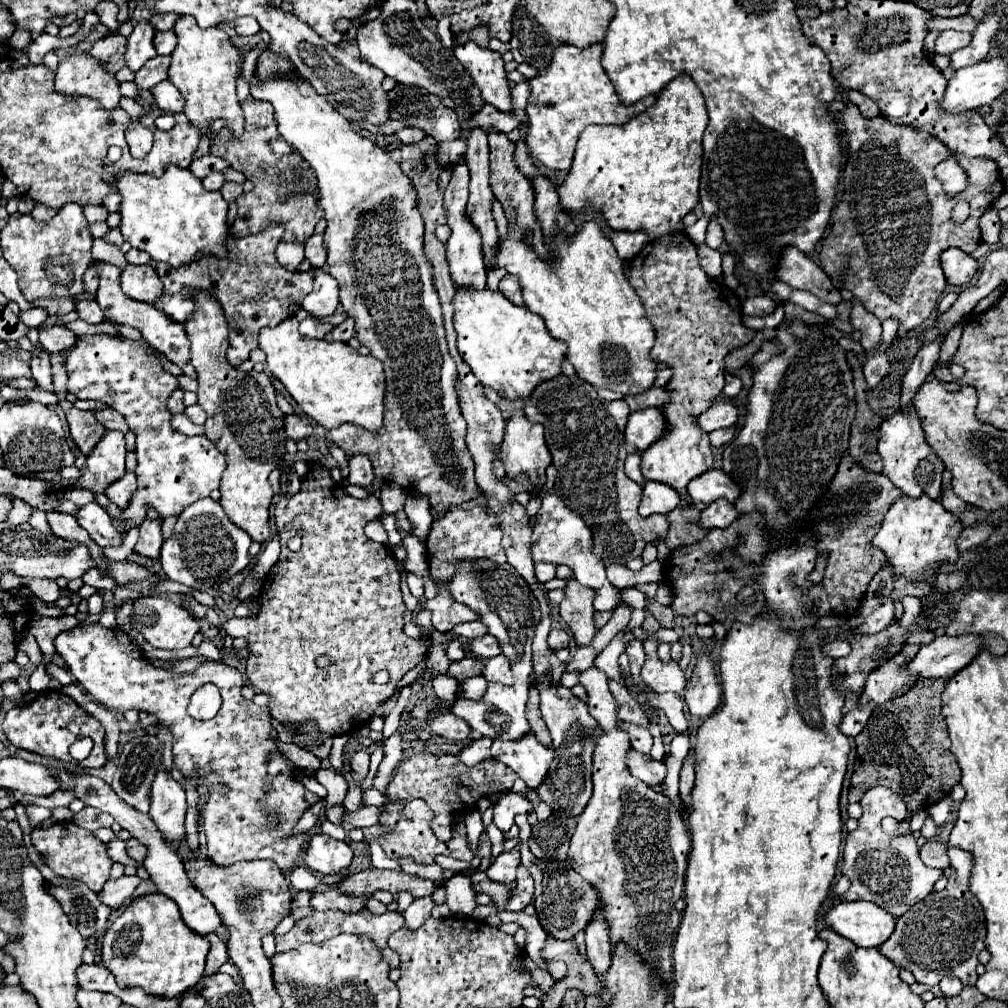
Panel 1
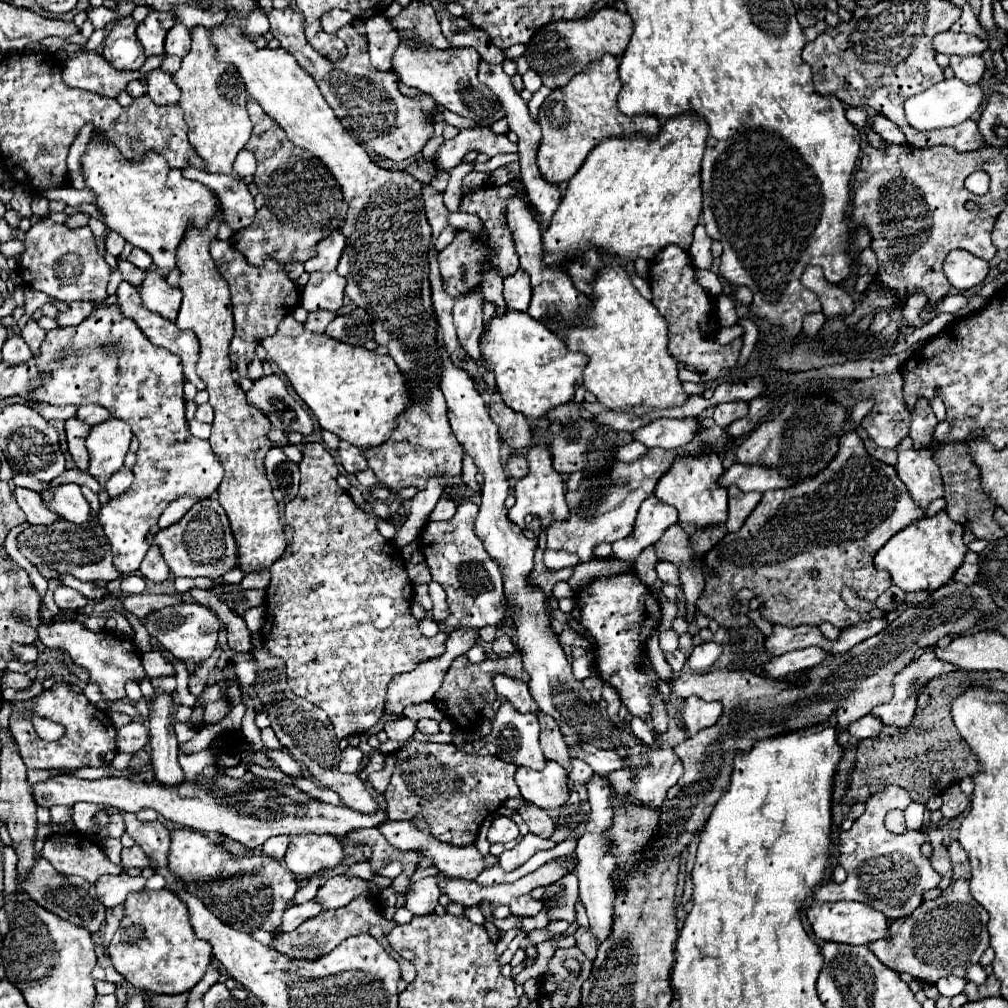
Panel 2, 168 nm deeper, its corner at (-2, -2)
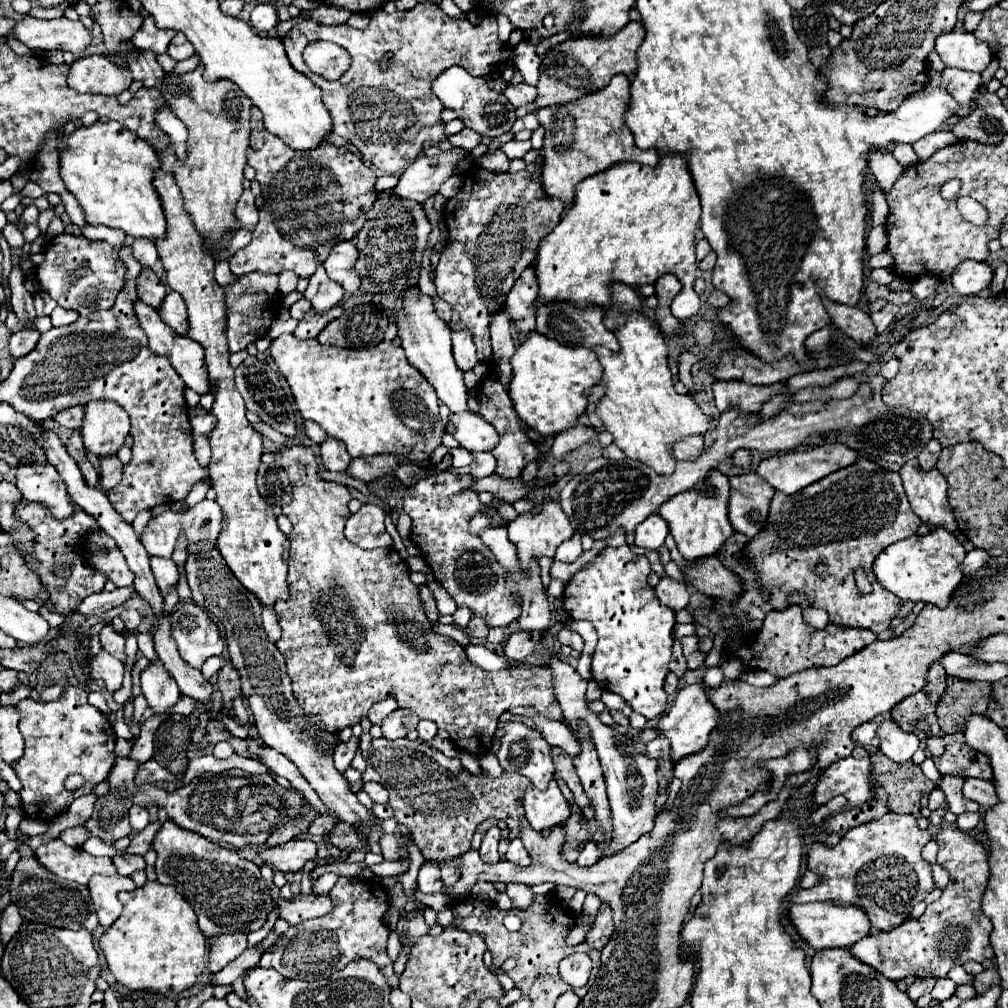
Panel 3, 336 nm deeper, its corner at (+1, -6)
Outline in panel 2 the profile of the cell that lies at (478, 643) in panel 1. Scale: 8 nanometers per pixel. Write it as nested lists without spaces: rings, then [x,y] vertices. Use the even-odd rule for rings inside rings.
[[[500,635],[500,637],[492,643],[492,649],[494,649],[494,653],[498,653],[498,655],[506,655],[506,653],[518,651],[518,647],[514,645],[514,641],[512,641],[508,635]]]

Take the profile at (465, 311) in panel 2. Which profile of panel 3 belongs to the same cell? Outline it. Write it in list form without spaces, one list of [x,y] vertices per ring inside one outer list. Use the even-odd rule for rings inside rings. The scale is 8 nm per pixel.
[[[459,329],[459,331],[453,331],[453,355],[455,355],[455,361],[457,365],[467,371],[467,369],[473,369],[477,365],[477,349],[475,349],[475,343],[473,343],[473,335],[469,329]]]

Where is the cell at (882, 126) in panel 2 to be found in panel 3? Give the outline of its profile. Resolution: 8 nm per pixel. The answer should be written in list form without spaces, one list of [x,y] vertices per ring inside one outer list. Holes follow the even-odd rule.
[[[895,143],[895,145],[891,147],[891,153],[893,153],[893,157],[895,157],[903,167],[909,167],[911,163],[917,163],[917,155],[915,155],[913,147],[907,145],[907,143]]]

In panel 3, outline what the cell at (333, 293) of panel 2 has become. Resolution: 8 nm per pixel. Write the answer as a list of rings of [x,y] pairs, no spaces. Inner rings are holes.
[[[319,267],[315,271],[315,275],[309,277],[309,285],[303,295],[315,311],[323,313],[323,311],[329,311],[331,307],[339,305],[343,299],[343,293],[345,293],[343,287],[339,283],[335,283],[333,279],[329,279],[325,269]]]

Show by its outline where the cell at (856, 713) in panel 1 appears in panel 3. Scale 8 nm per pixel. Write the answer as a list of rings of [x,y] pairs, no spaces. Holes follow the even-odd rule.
[[[869,721],[869,723],[859,725],[851,735],[853,741],[859,745],[865,745],[865,747],[877,747],[879,739],[875,735],[875,727],[877,727],[877,721]]]

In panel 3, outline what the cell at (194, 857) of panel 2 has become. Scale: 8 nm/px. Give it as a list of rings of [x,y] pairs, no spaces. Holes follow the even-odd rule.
[[[165,821],[153,839],[157,851],[157,881],[171,885],[183,895],[199,917],[203,933],[215,937],[223,933],[249,933],[265,925],[267,915],[273,909],[271,891],[261,877],[259,867],[235,853],[235,849],[211,843],[193,831],[183,831],[171,821]]]

